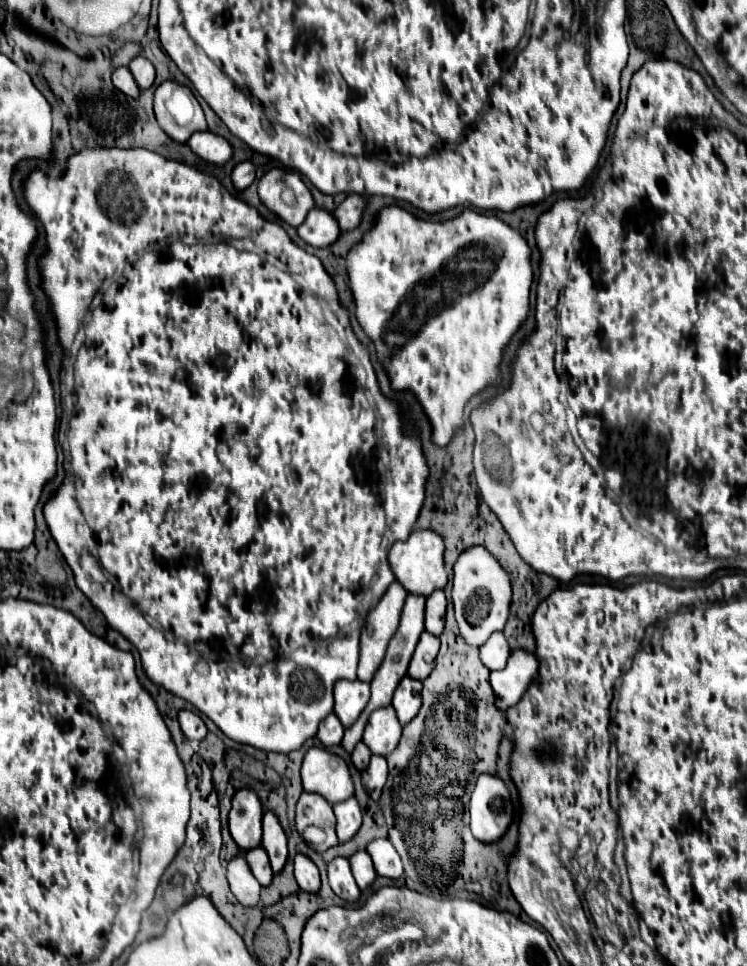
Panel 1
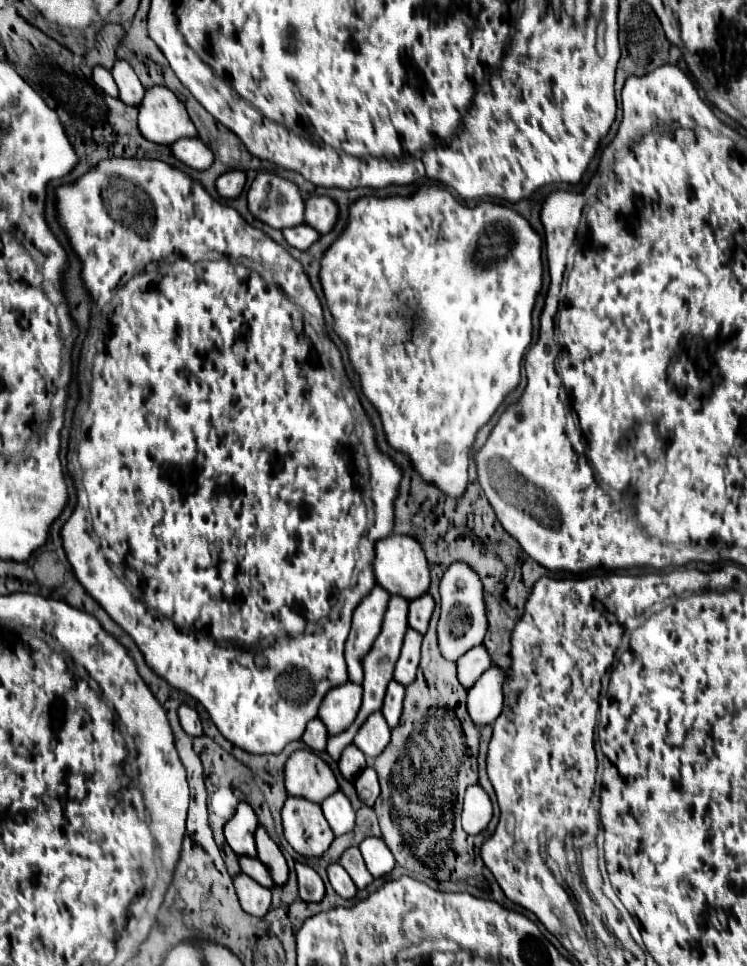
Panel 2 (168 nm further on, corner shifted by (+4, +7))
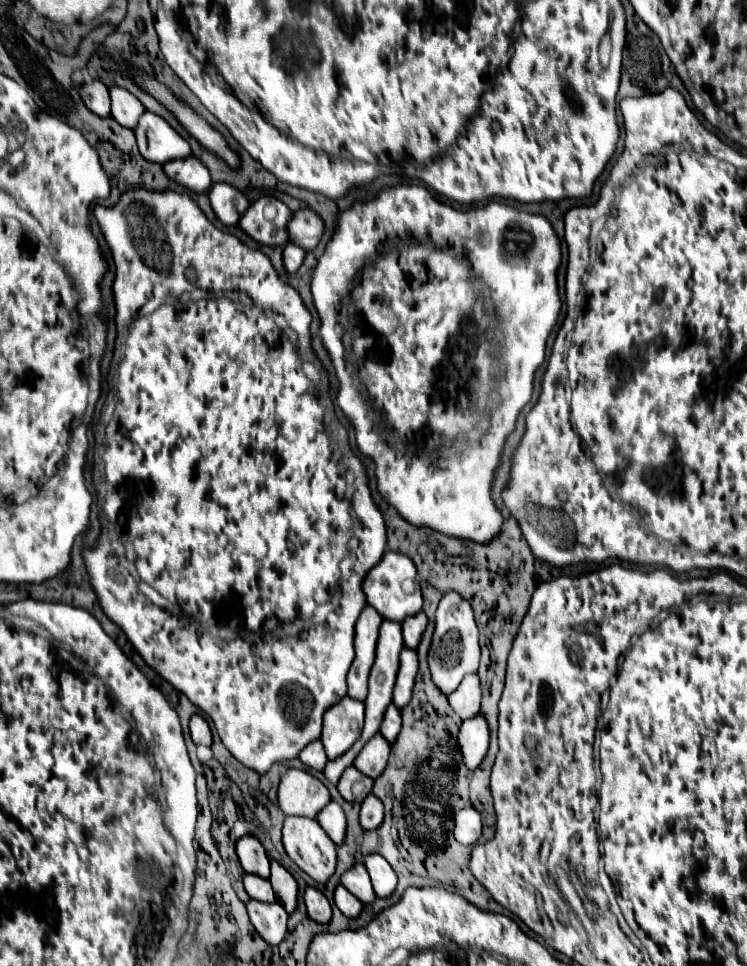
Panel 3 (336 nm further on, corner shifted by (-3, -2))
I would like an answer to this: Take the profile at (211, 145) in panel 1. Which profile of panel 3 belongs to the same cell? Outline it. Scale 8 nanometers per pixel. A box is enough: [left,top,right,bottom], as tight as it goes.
[162,156,212,194]

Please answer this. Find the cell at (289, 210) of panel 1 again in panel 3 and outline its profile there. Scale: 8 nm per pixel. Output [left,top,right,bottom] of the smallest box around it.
[238,196,292,246]

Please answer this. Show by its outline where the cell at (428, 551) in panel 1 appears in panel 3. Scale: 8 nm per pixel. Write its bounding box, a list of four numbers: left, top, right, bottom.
[362,552,422,622]

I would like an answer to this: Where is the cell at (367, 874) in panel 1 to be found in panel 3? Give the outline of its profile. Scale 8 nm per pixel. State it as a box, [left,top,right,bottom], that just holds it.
[340,864,376,904]

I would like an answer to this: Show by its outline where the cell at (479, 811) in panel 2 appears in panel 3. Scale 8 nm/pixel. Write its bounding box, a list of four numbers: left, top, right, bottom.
[452,806,482,846]

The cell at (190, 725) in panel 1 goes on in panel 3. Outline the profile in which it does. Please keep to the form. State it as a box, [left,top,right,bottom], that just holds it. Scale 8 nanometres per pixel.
[190,714,212,746]

